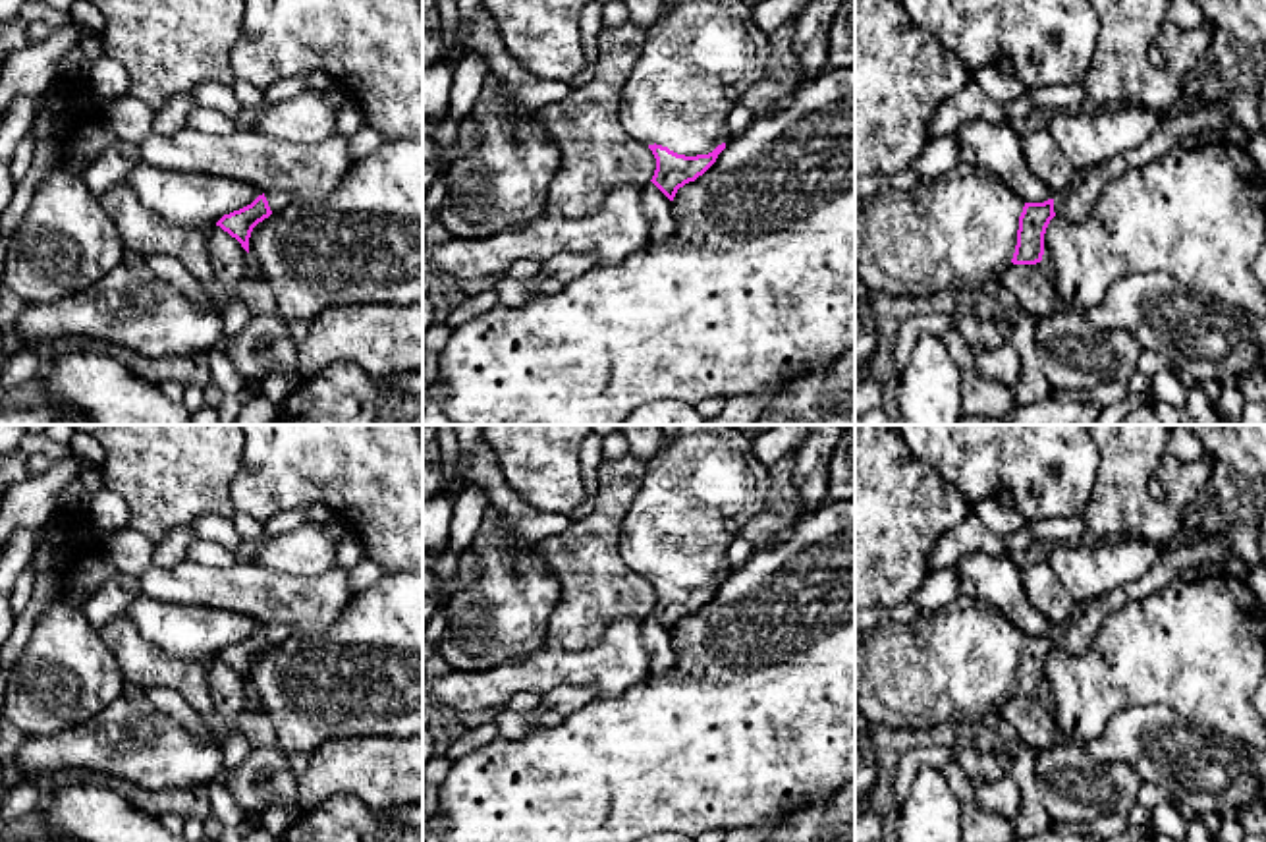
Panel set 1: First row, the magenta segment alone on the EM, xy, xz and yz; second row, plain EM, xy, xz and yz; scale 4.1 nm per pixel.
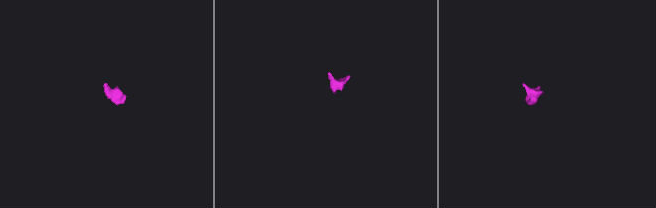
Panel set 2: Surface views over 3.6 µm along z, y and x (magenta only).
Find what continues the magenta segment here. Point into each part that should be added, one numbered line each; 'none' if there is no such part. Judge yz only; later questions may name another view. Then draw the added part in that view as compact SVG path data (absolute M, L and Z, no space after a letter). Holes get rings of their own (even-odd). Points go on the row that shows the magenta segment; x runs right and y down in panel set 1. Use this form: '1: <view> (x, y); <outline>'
1: yz (1077, 201); M1225 102L1171 106L1166 110L1158 127L1137 149L1119 153L1094 168L1077 170L1073 185L1054 199L1056 216L1083 222L1092 212L1096 197L1114 178L1164 156L1179 145L1181 137L1195 135L1202 129L1222 131L1231 120Z
2: yz (956, 232); M959 164L911 191L880 191L855 209L855 280L872 294L932 297L992 288L1011 263L1025 203L996 176Z

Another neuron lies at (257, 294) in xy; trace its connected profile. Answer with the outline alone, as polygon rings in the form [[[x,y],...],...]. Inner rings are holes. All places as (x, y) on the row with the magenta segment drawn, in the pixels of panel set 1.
[[[255,267],[239,278],[237,294],[253,315],[276,313],[272,288]]]

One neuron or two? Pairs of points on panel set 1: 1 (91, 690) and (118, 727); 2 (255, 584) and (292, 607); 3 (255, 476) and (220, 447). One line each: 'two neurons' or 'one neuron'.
1: two neurons
2: one neuron
3: two neurons

